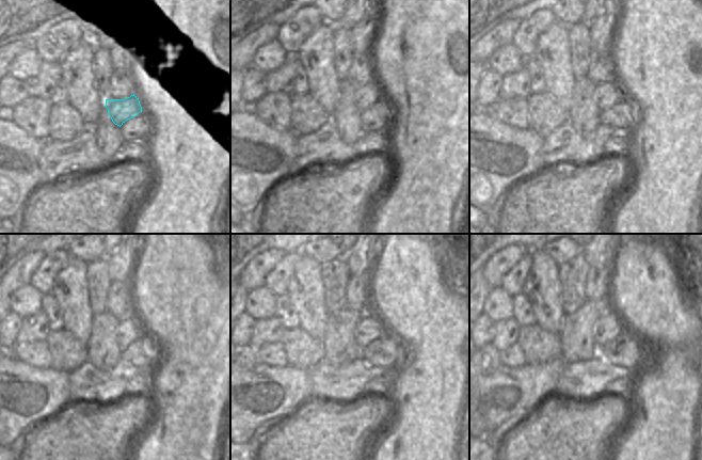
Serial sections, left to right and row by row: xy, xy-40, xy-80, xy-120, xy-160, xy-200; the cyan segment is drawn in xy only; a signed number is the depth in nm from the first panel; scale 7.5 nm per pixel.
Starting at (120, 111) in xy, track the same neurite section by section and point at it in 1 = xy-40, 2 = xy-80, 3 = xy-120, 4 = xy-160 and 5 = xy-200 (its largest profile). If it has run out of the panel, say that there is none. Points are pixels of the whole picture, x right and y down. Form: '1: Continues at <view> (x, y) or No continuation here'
1: Continues at xy-40 (365, 96)
2: Continues at xy-80 (606, 94)
3: Continues at xy-120 (128, 331)
4: Continues at xy-160 (369, 329)
5: Continues at xy-200 (607, 328).

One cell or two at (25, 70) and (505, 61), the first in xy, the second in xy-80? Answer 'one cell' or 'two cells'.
one cell

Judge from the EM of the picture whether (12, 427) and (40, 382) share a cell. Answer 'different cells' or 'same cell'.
same cell

